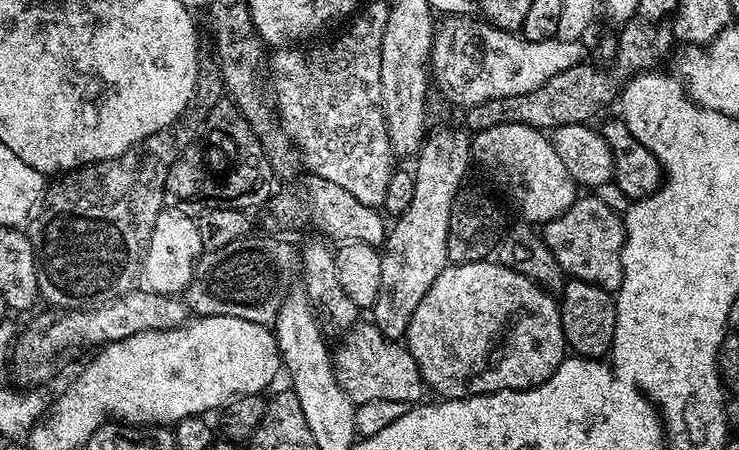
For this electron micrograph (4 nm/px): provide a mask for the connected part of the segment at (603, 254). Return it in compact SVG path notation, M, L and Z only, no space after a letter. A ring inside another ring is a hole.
M594 195L578 196L562 215L543 225L542 237L561 271L573 279L619 287L619 252L624 244L623 219Z

